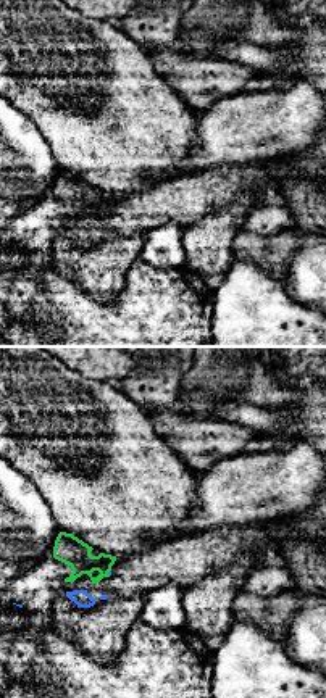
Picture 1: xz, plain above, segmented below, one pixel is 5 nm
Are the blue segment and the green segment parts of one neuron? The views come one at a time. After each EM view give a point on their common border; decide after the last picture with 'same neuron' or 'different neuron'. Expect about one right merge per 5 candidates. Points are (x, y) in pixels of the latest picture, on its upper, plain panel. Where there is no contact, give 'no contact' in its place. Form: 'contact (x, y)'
contact (108, 211)

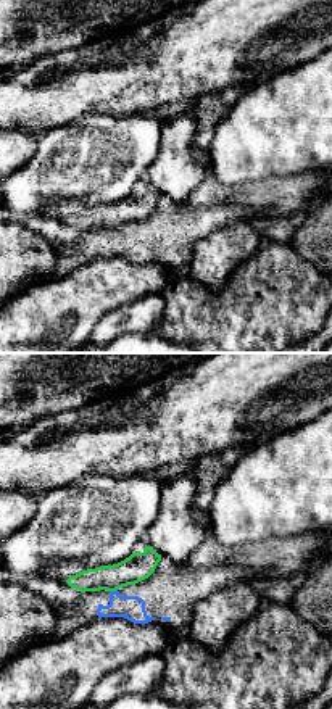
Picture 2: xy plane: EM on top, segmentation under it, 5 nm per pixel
contact (113, 231)

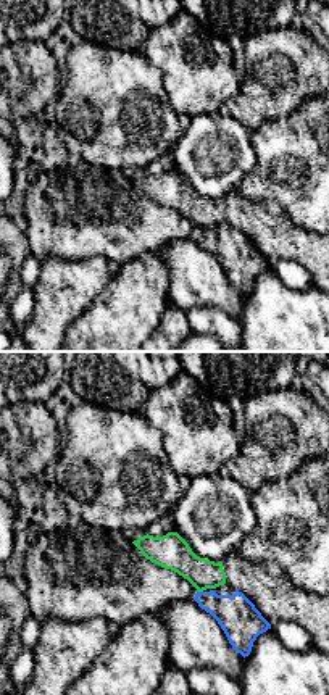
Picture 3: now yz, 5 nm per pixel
contact (200, 231)

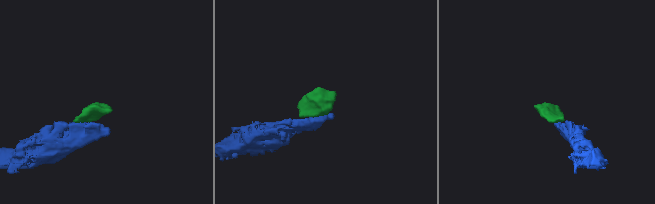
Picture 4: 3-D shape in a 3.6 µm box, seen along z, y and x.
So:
different neuron

